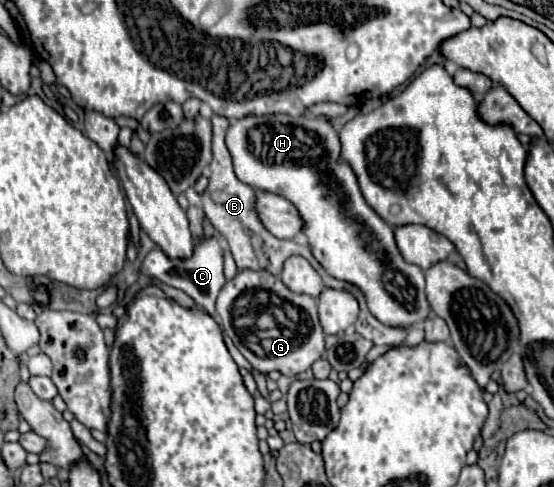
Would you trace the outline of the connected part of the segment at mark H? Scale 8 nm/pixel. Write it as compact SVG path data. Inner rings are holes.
M287 114L245 116L231 122L225 134L225 144L231 152L235 174L239 174L241 182L247 182L249 186L265 192L279 194L293 202L305 222L303 234L311 244L315 260L325 268L329 276L357 286L365 294L369 312L381 324L393 328L413 328L423 324L431 316L431 306L425 298L423 270L403 260L395 244L393 228L383 218L379 218L379 214L375 214L375 210L365 202L351 166L339 162L339 138L335 128L325 118L293 118Z

